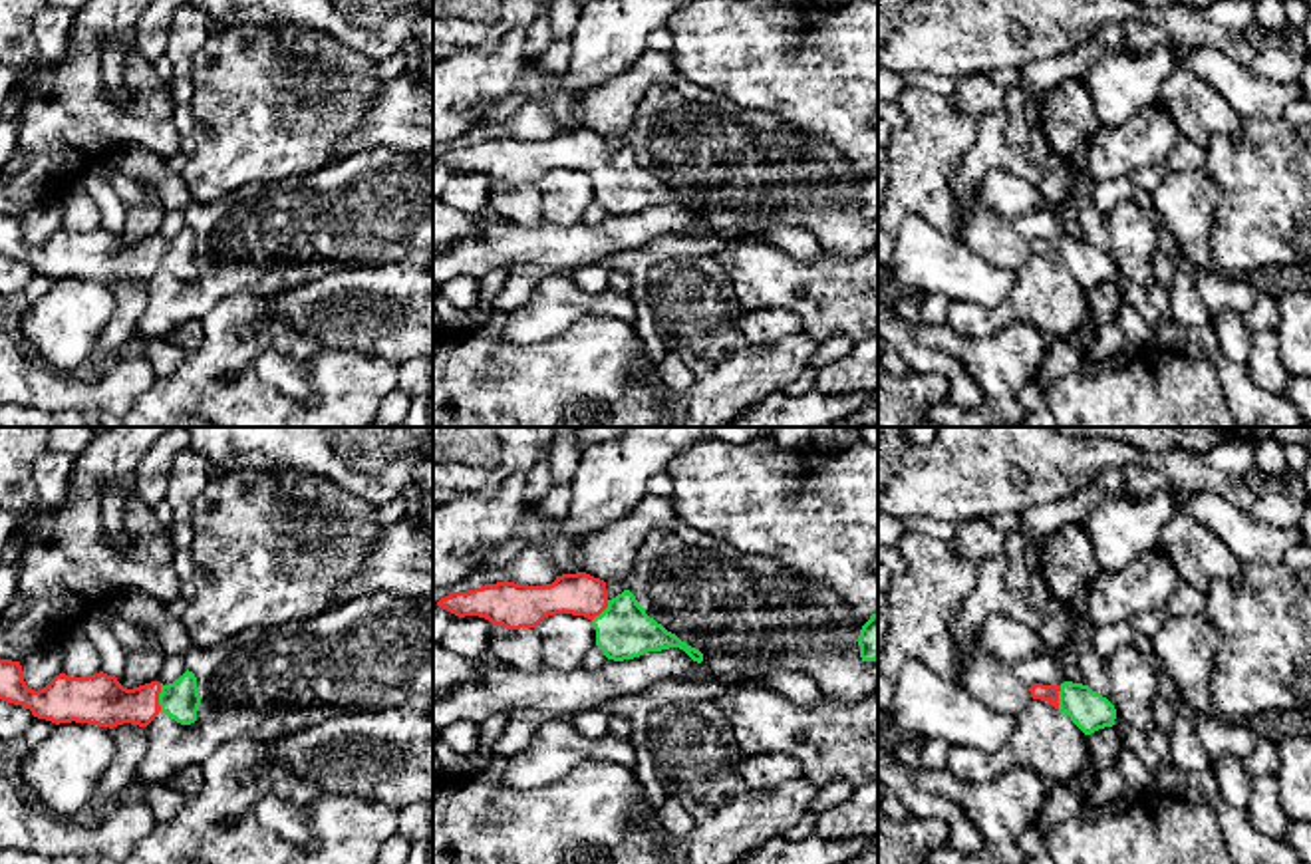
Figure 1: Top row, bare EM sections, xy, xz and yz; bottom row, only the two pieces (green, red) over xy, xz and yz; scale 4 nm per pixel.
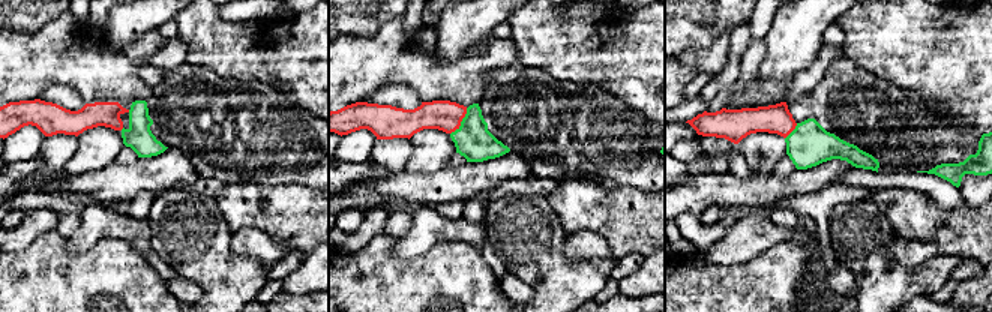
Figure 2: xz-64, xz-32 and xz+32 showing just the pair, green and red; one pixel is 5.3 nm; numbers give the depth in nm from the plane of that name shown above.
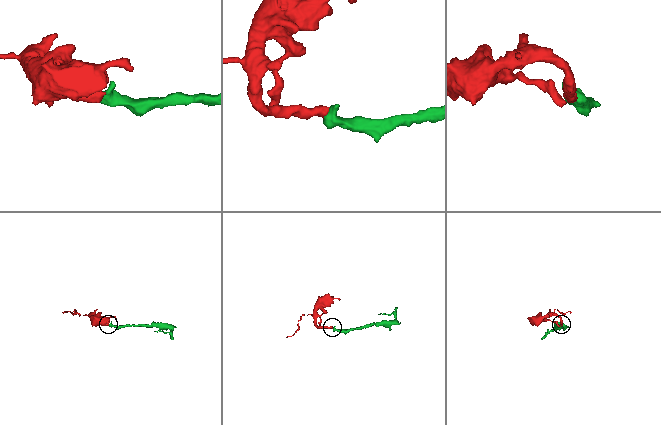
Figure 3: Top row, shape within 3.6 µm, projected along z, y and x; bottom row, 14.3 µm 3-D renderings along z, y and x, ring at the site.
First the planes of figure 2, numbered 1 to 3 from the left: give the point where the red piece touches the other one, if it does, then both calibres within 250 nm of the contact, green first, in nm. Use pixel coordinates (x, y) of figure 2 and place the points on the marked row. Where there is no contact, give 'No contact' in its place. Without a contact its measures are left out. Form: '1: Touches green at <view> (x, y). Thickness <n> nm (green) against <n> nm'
1: No contact
2: Touches green at xz-32 (461, 122). Thickness 200 nm (green) against 170 nm
3: Touches green at xz+32 (793, 131). Thickness 240 nm (green) against 160 nm

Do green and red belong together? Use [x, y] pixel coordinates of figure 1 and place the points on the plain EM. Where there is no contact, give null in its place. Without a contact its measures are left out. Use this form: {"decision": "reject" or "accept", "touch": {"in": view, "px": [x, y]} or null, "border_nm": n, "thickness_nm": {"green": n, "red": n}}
{"decision": "accept", "touch": {"in": "xy", "px": [159, 253]}, "border_nm": 110, "thickness_nm": {"green": 160, "red": 220}}

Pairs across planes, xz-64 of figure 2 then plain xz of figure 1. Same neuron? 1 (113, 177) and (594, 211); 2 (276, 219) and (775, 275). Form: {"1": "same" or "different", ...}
{"1": "different", "2": "same"}

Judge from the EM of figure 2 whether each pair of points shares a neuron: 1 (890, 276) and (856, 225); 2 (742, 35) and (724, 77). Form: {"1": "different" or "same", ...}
{"1": "same", "2": "same"}

